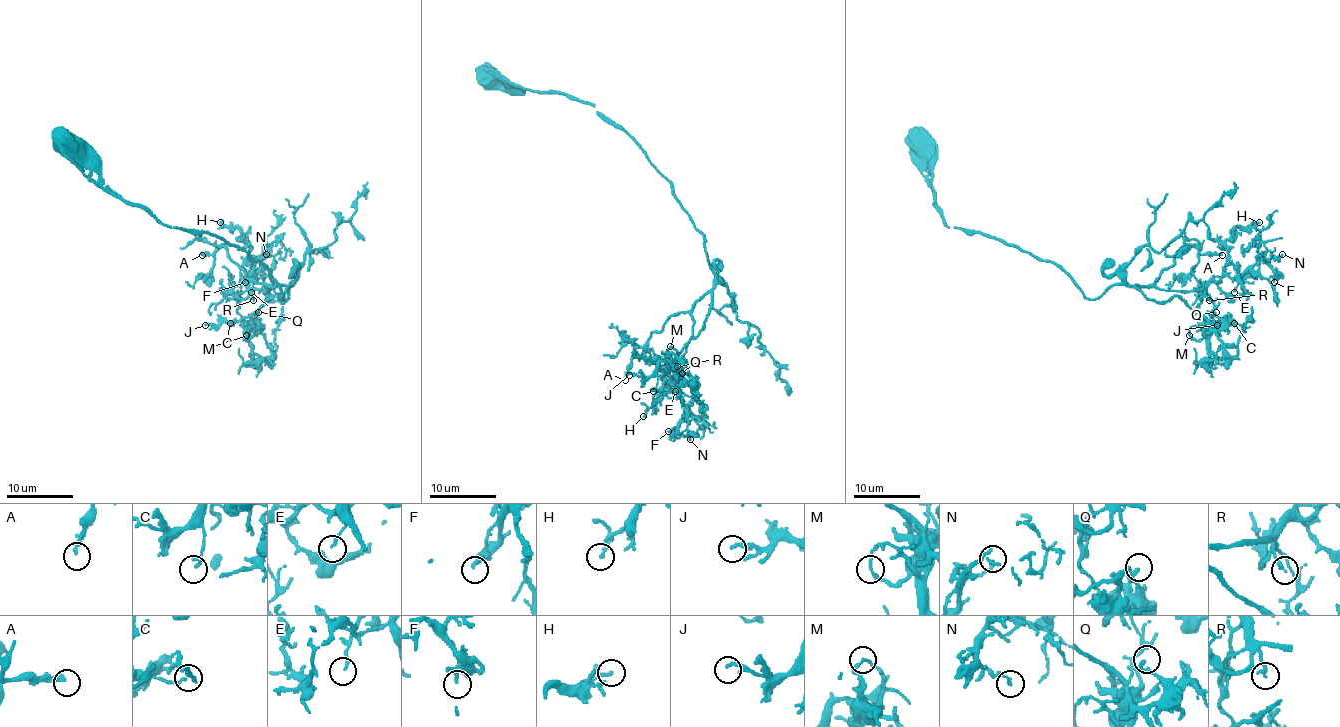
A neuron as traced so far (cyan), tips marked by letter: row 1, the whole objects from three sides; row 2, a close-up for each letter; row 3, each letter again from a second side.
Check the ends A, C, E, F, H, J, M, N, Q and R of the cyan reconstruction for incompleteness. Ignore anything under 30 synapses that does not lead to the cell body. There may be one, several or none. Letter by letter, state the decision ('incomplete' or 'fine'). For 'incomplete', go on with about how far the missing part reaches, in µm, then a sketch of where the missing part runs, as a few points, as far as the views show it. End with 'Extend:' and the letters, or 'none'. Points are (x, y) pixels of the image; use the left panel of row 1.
A: fine
C: fine
E: fine
F: fine
H: fine
J: fine
M: fine
N: fine
Q: fine
R: fine
Extend: none

